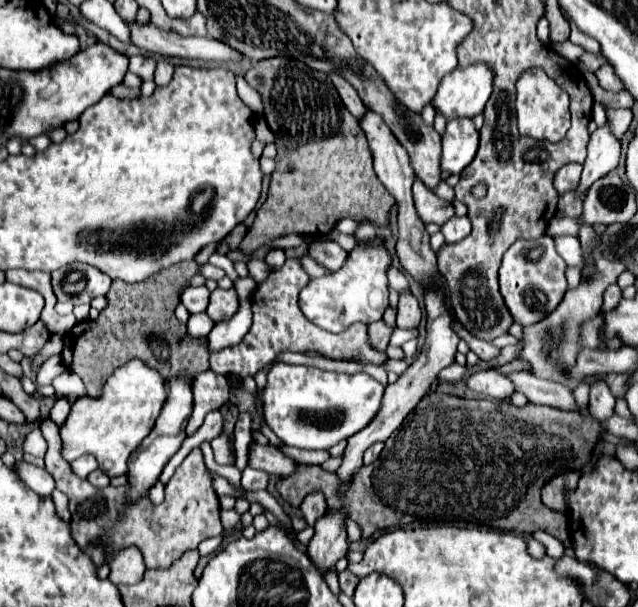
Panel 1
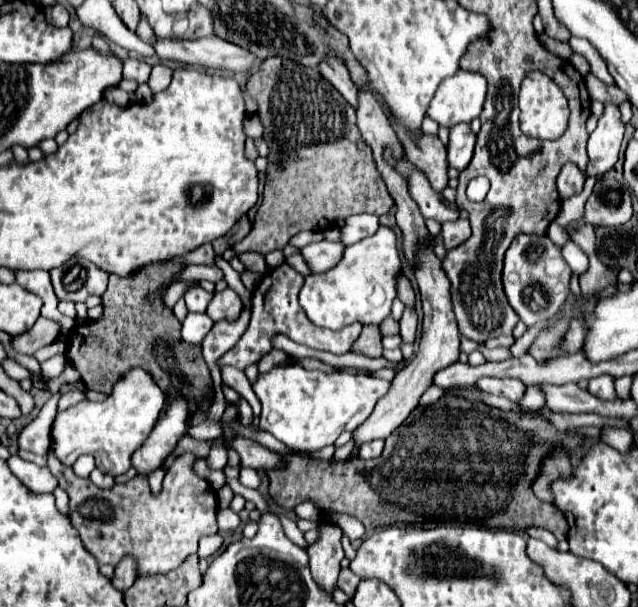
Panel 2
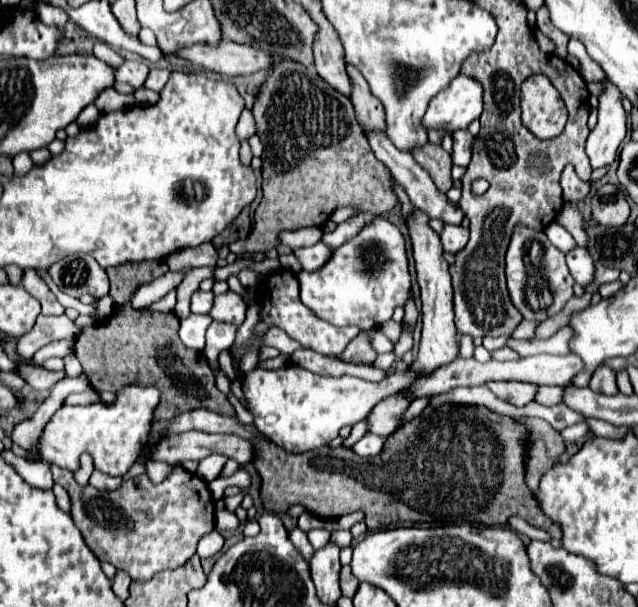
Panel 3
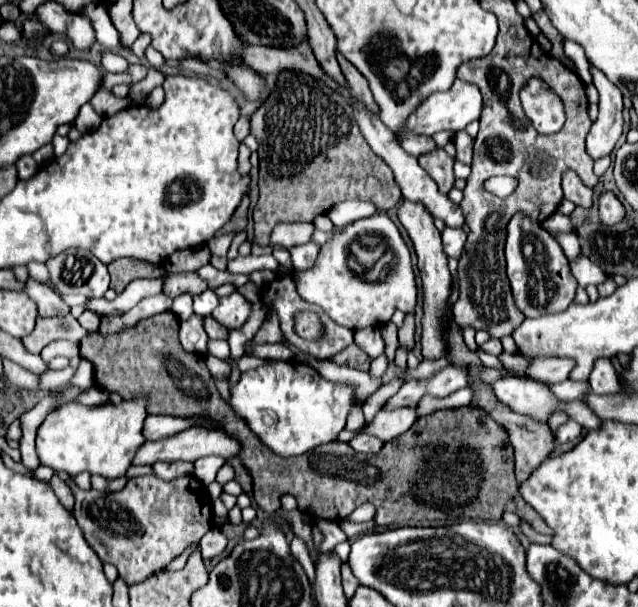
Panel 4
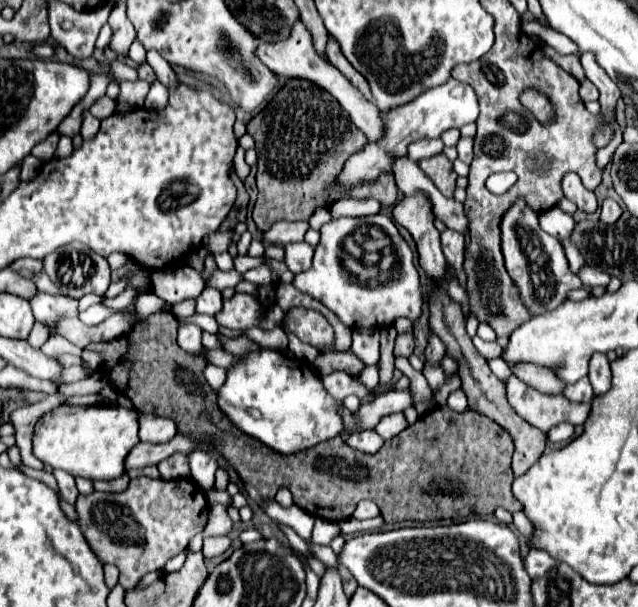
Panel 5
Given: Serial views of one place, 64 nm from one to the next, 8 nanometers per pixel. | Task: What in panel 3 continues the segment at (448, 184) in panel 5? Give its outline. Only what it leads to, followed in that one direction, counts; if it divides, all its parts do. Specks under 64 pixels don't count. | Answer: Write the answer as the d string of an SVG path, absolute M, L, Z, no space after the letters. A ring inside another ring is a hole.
M428 144L424 148L416 148L412 156L432 176L440 192L448 192L452 188L452 156L442 146Z

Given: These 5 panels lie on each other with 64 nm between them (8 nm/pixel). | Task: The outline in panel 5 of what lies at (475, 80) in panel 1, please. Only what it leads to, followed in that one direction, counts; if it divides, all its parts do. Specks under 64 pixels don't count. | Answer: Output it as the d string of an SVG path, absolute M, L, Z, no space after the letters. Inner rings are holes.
M450 78L446 84L430 88L426 92L422 92L420 96L416 96L414 100L410 100L408 104L390 108L388 112L382 112L380 116L384 122L384 136L376 142L368 142L362 150L354 152L346 160L346 164L340 170L340 174L336 176L336 180L326 186L328 194L348 192L348 190L354 190L356 186L376 182L382 174L392 174L394 162L398 158L408 156L410 142L416 142L422 138L440 138L440 134L450 128L462 128L464 124L474 122L478 116L478 100L476 100L472 86Z

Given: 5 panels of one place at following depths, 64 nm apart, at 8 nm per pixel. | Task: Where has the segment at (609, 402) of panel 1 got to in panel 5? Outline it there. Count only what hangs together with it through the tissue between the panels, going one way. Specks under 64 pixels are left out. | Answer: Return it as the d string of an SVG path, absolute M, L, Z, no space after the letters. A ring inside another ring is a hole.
M594 354L590 358L590 382L594 386L594 394L600 396L604 392L608 392L608 388L612 386L612 374L610 374L610 364L608 364L608 358L606 354Z

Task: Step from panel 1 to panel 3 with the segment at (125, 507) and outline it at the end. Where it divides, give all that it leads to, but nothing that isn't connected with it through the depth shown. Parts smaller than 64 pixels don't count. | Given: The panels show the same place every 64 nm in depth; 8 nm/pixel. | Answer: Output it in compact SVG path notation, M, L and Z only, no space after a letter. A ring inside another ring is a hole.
M176 466L174 472L160 484L154 484L146 474L132 478L128 482L122 482L122 488L114 492L102 492L92 486L80 486L76 484L72 472L62 468L52 468L54 482L62 484L72 500L72 518L82 532L88 548L96 554L100 562L110 562L118 570L124 570L130 574L134 582L146 582L156 572L178 568L182 566L194 552L198 540L214 530L214 500L208 490L208 484L200 480L196 474L186 472L184 468Z

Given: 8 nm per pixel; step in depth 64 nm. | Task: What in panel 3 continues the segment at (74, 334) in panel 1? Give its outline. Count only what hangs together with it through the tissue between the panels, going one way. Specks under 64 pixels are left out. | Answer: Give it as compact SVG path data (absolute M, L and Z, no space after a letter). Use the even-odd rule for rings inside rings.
M148 260L148 262L132 262L132 264L112 266L106 272L108 272L108 278L110 278L110 288L122 288L122 316L114 316L108 324L96 324L94 328L82 330L82 334L76 336L76 344L74 344L74 352L76 352L84 372L88 374L92 388L98 390L98 392L110 390L110 392L116 394L124 386L130 386L130 384L156 386L160 390L160 404L154 410L156 418L172 418L172 416L178 416L182 412L196 410L196 408L206 408L206 410L236 418L236 412L234 412L232 404L226 400L226 394L218 392L218 388L214 384L214 374L208 368L208 362L206 362L204 354L196 352L196 350L190 350L190 348L184 348L184 344L180 344L176 314L142 312L142 310L134 310L134 308L128 306L128 298L134 292L134 288L140 282L150 282L150 280L166 274L168 266L164 262Z

